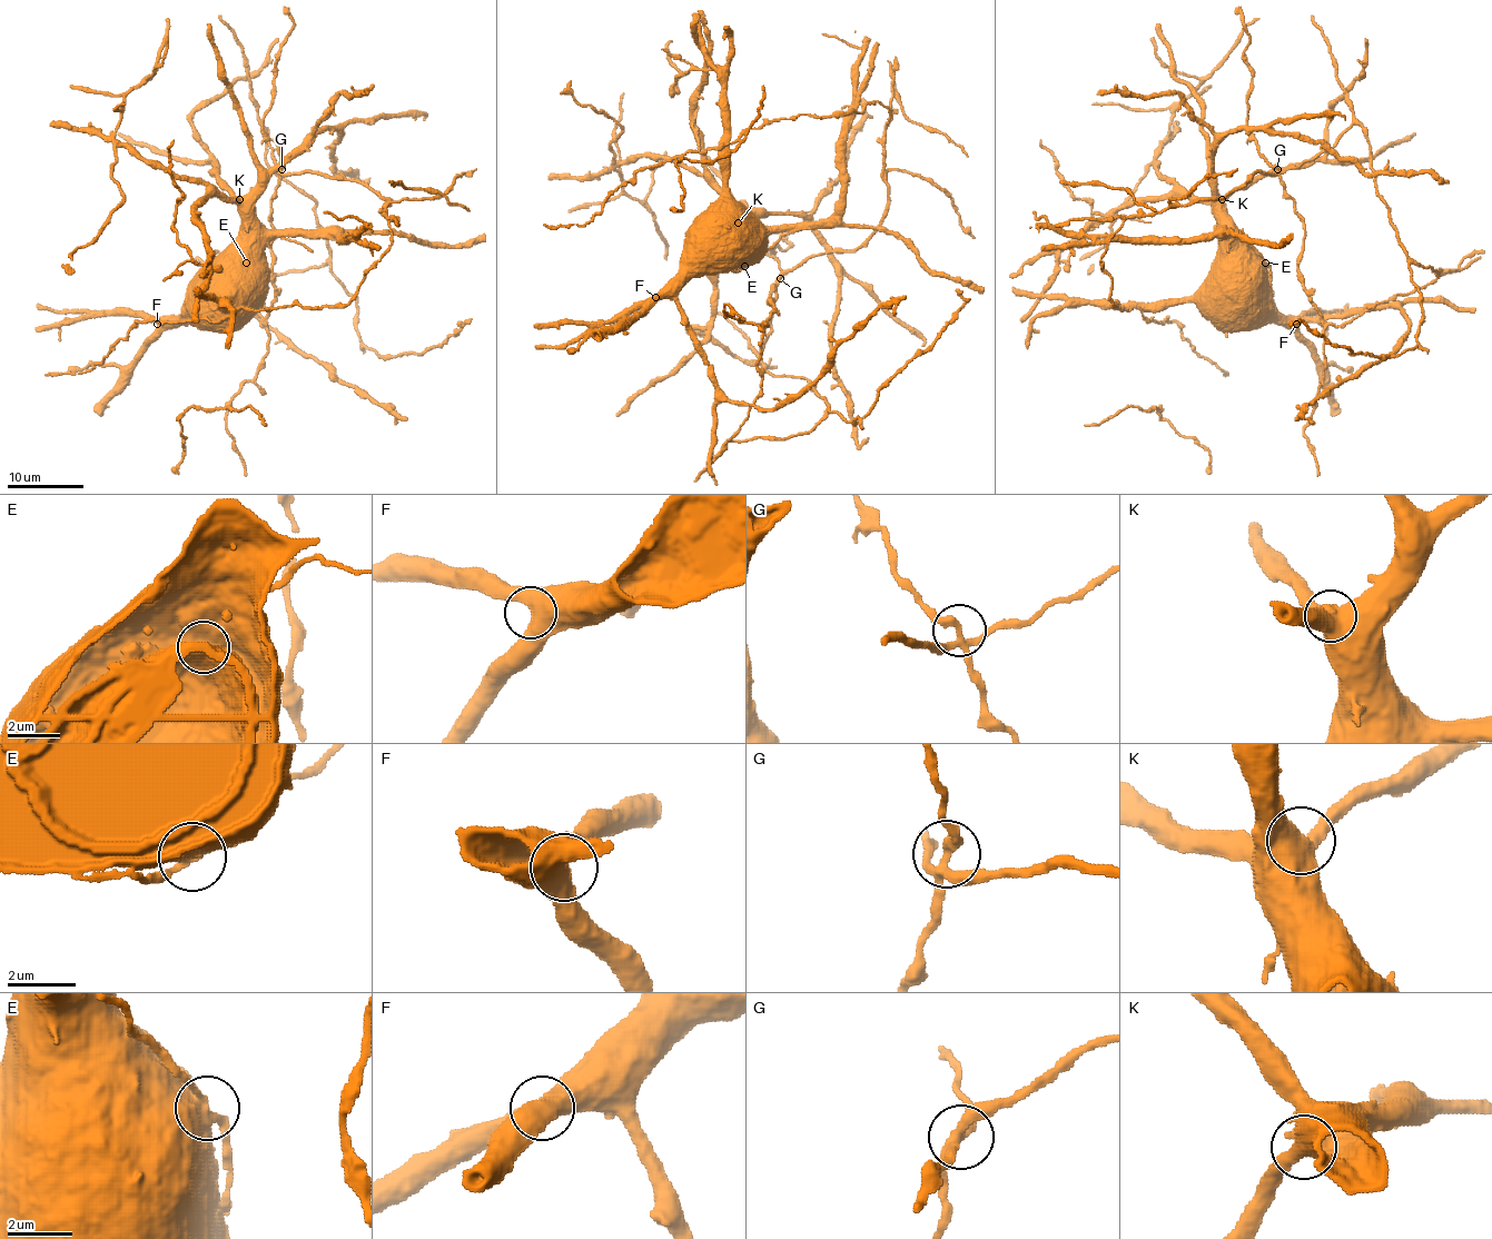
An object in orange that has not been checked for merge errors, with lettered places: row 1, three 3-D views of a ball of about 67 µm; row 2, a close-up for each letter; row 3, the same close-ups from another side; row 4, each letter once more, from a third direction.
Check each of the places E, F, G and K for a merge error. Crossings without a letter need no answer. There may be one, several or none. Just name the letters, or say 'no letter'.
E

